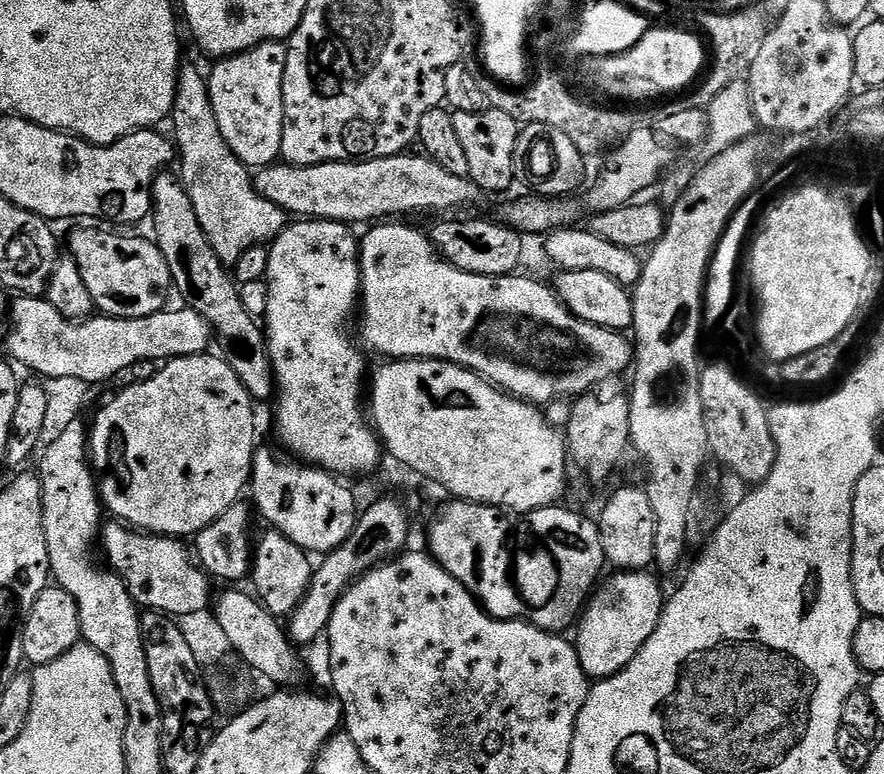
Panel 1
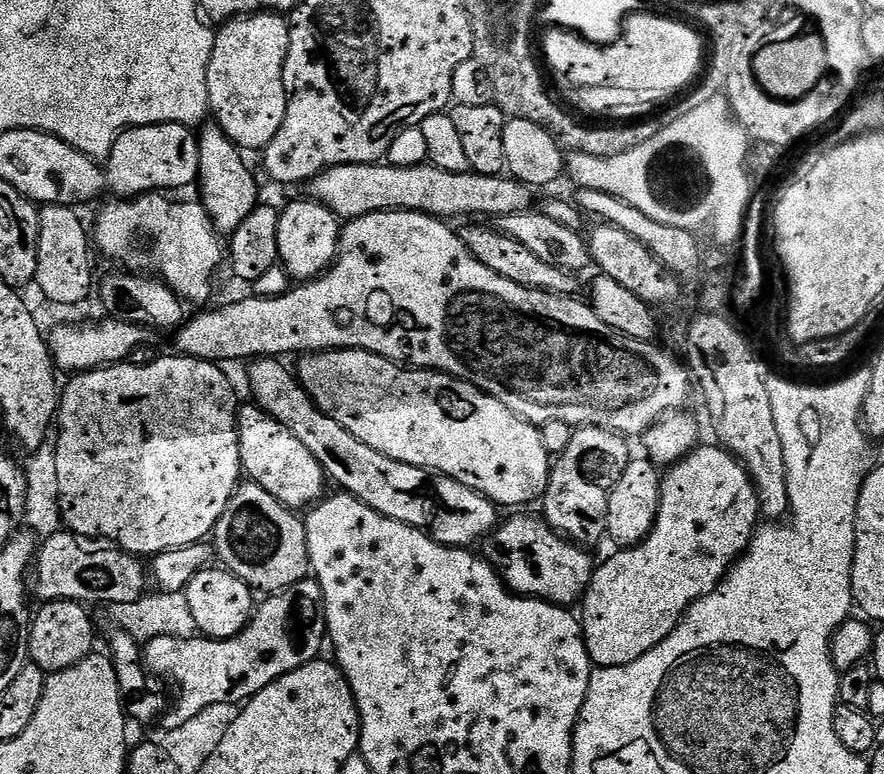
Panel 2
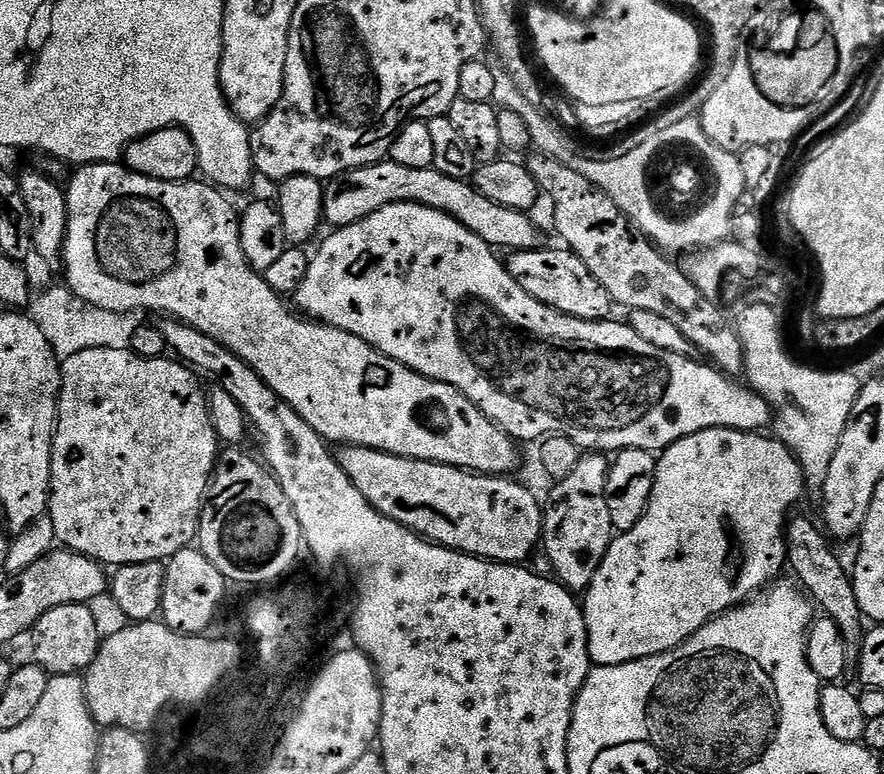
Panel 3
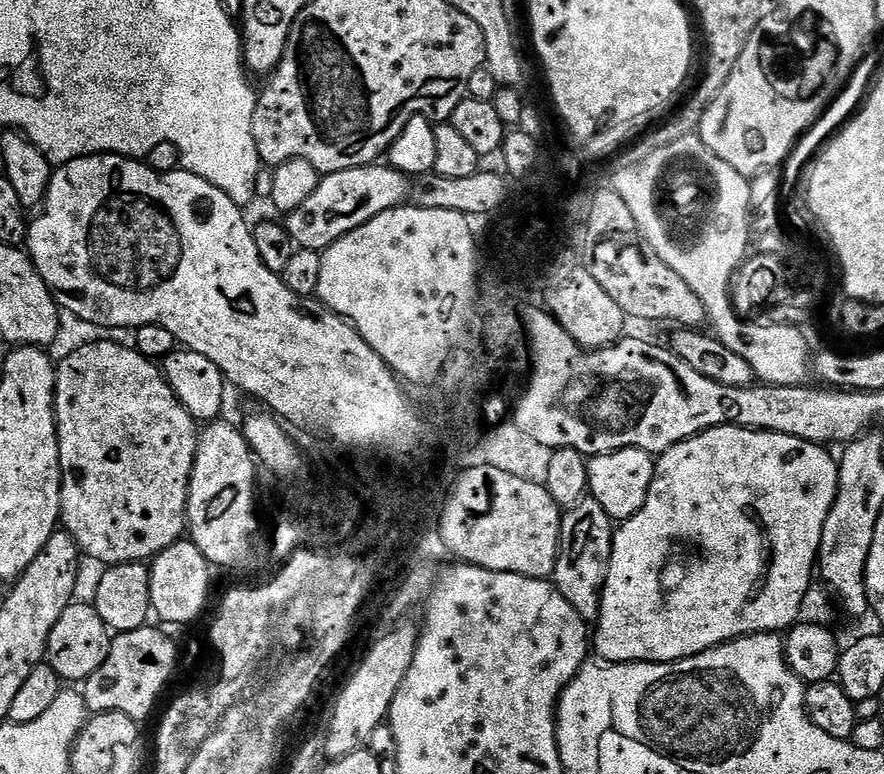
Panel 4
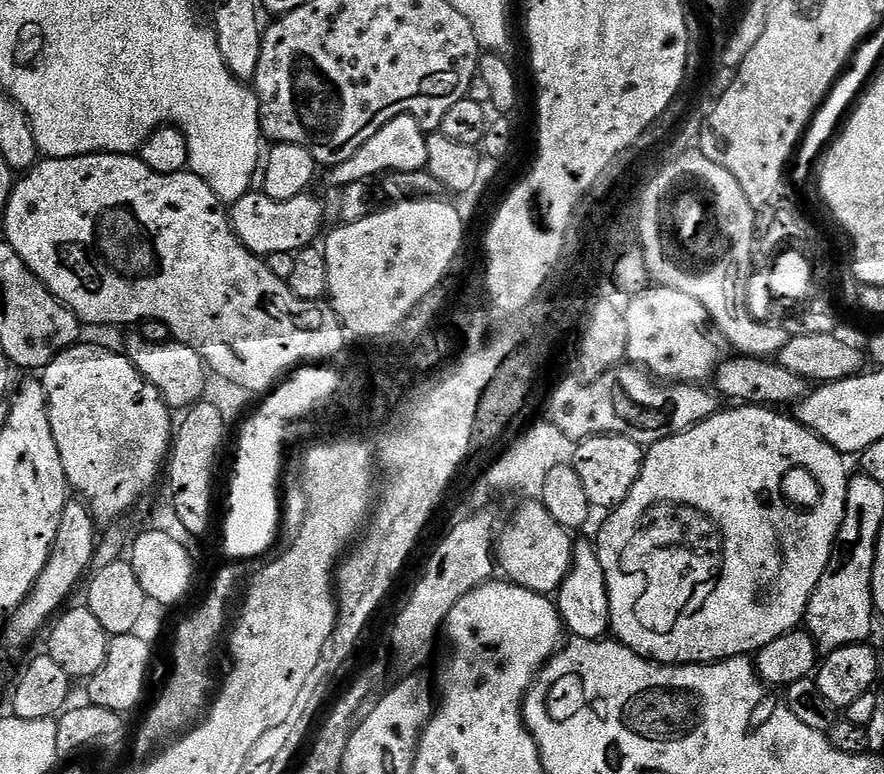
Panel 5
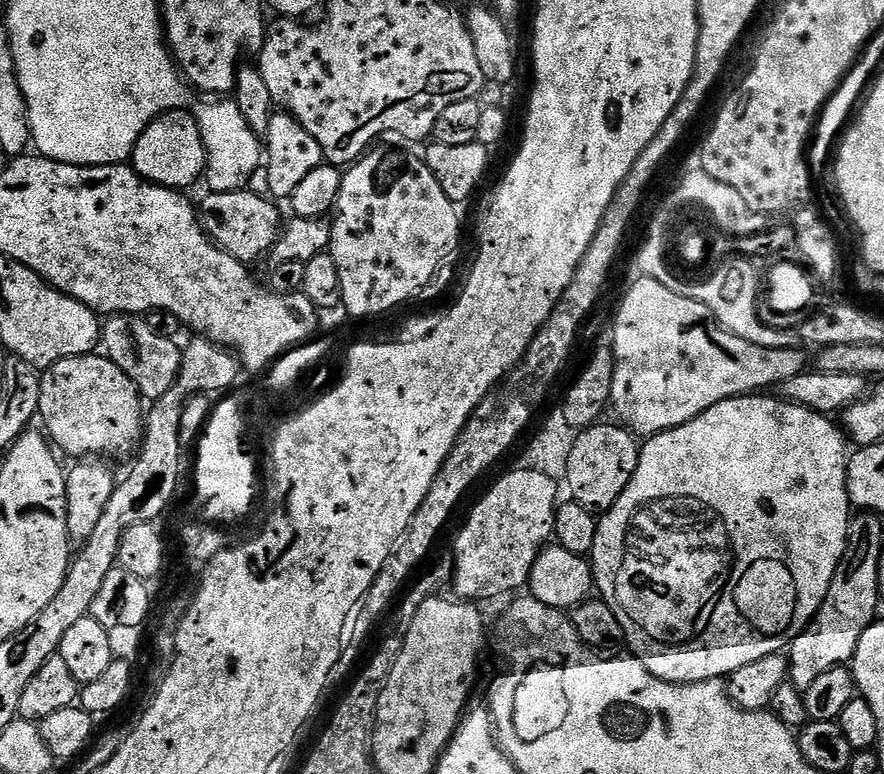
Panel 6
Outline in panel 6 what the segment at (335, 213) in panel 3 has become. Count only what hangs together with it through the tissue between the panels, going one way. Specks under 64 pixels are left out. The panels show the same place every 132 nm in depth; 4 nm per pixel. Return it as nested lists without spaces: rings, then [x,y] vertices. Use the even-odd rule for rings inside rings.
[[[247,190],[238,192],[209,191],[204,201],[199,201],[200,224],[209,238],[224,252],[229,252],[235,260],[251,265],[259,256],[267,257],[282,231],[280,212],[271,204],[271,199]]]

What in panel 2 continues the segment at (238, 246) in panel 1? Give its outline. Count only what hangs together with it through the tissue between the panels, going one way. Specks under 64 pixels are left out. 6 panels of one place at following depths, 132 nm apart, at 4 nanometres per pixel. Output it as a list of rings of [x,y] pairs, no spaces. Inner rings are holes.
[[[208,122],[199,129],[198,162],[200,175],[198,189],[200,188],[199,203],[204,205],[208,216],[212,220],[217,233],[231,234],[246,222],[246,218],[258,207],[262,192],[256,188],[252,177],[252,168],[243,160],[241,149],[237,148],[228,136],[220,129],[219,124]]]

